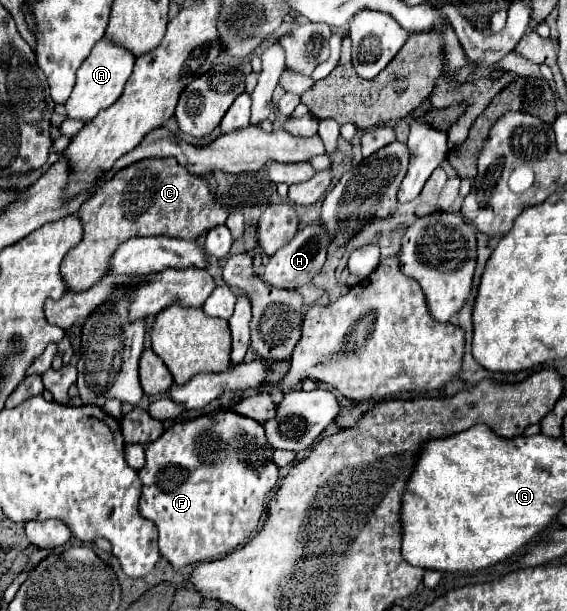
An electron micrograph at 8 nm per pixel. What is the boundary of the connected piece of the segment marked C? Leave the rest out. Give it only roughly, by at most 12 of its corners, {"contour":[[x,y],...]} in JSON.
{"contour":[[176,159],[114,173],[78,209],[82,241],[60,275],[72,293],[120,243],[196,239],[226,203]]}

